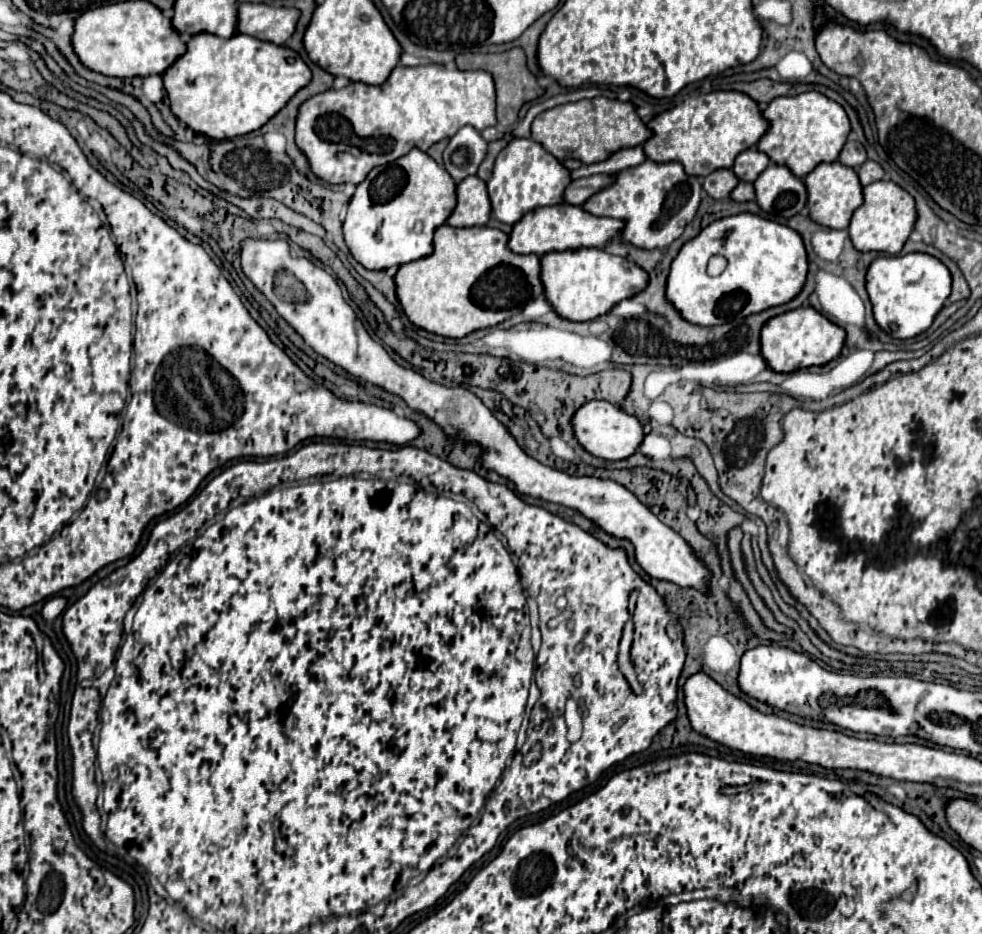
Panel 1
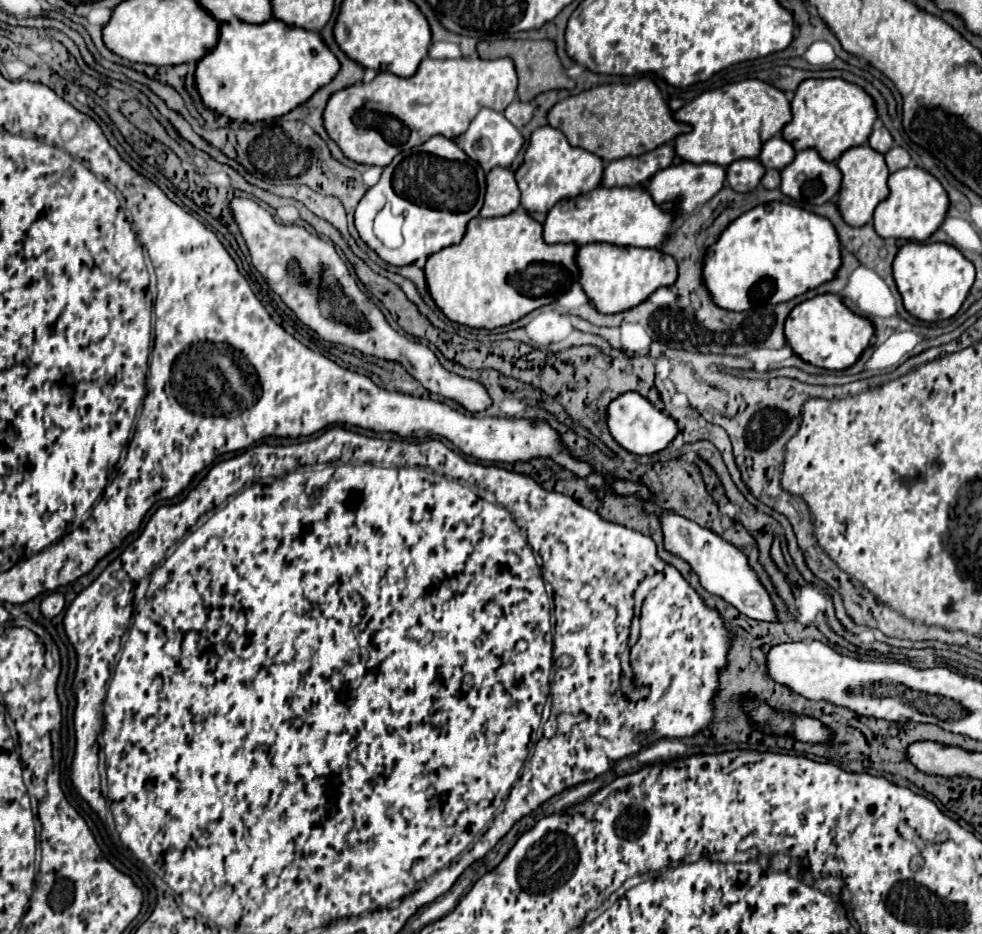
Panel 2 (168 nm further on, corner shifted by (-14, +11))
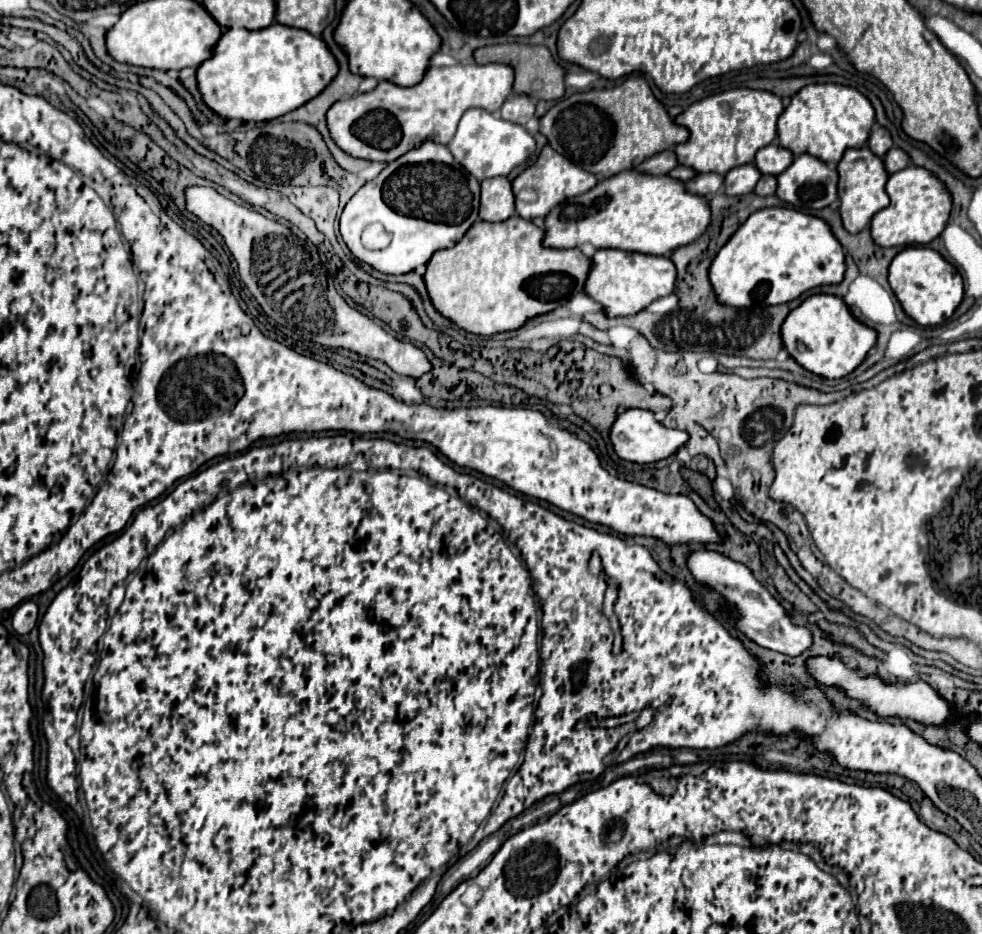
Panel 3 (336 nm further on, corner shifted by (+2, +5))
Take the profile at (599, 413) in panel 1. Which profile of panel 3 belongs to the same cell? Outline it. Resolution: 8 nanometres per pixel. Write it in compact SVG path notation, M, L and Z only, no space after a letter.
M624 409L616 415L616 421L610 427L610 441L616 455L624 461L632 463L654 463L664 457L670 457L676 449L680 449L688 439L686 431L668 429L654 419L652 411L646 409Z

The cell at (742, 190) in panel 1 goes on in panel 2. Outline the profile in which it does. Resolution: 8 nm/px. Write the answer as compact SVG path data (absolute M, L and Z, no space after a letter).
M768 169L764 179L762 179L762 185L766 189L778 189L780 187L780 171L778 169Z

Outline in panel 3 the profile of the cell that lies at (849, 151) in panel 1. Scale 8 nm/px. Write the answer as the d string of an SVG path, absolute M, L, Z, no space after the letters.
M874 123L872 131L870 131L870 137L868 137L868 149L870 149L874 155L882 157L882 155L886 155L886 151L888 151L890 147L892 147L892 137L890 137L890 133L888 133L884 127L880 127L878 123Z

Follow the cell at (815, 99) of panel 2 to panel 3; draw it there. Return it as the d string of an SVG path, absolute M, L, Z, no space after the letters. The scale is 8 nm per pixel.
M836 83L806 85L790 99L790 105L778 117L778 145L794 155L810 153L828 165L836 165L846 149L866 145L872 123L874 107L860 91Z

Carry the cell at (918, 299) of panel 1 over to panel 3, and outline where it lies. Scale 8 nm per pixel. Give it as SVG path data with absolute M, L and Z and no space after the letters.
M906 247L902 249L890 263L888 271L888 281L890 287L900 301L904 313L914 319L918 325L924 327L934 327L946 323L954 309L960 305L964 287L962 287L962 277L952 267L938 251L930 247Z

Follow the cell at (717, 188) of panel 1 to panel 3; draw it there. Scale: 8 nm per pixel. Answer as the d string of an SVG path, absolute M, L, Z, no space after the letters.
M740 165L740 167L730 169L724 175L724 191L726 191L726 195L750 193L756 187L760 175L762 173L754 165Z

